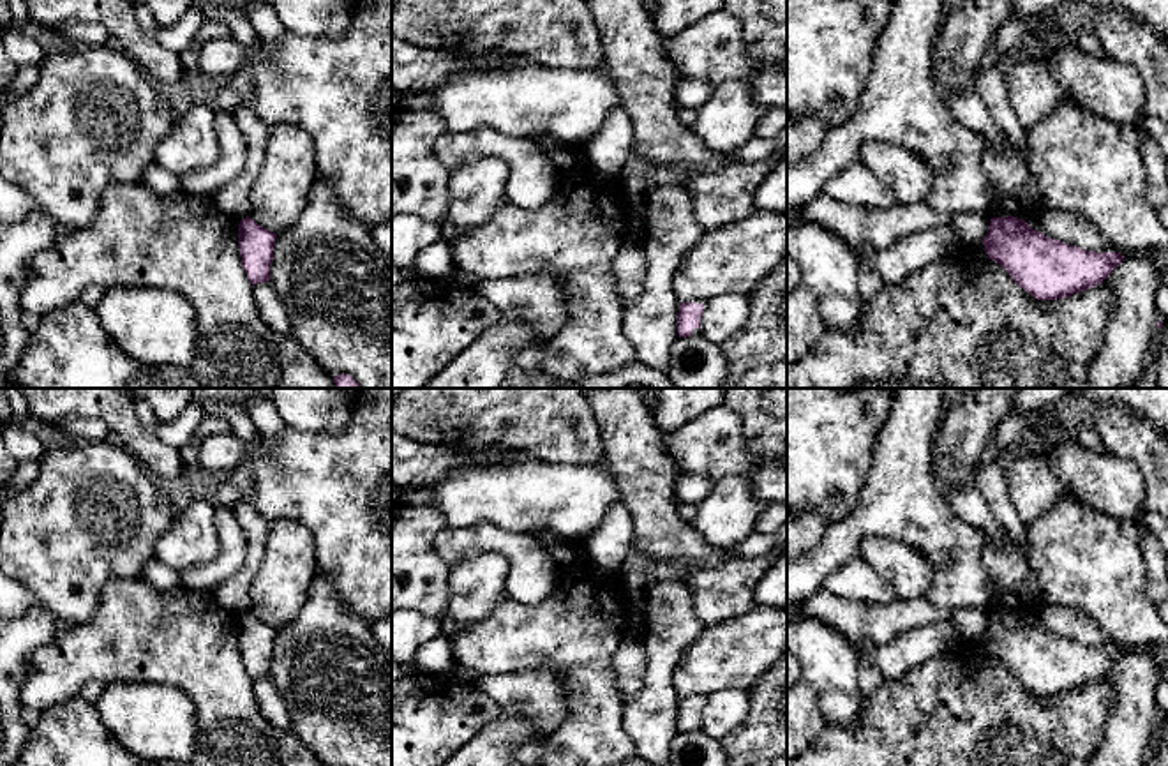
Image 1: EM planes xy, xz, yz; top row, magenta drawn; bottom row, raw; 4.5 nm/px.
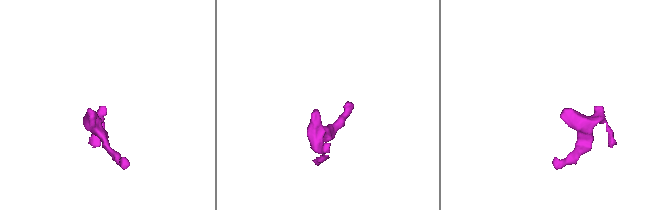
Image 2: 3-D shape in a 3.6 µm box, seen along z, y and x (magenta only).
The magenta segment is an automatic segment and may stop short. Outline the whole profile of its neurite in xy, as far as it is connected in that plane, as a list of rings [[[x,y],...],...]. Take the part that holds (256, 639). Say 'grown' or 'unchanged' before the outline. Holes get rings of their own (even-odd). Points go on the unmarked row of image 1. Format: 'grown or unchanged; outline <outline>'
unchanged; outline [[[249,611],[238,620],[242,662],[251,680],[270,676],[270,660],[277,630],[259,621]]]

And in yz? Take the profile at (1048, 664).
unchanged; outline [[[990,614],[985,648],[1037,695],[1066,694],[1101,680],[1124,657],[1119,648],[1083,646],[1048,634],[1025,616]]]

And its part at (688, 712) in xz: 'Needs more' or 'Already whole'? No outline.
Needs more

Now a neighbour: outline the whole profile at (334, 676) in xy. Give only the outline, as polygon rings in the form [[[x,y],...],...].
[[[319,570],[314,574],[309,598],[296,620],[275,634],[268,678],[288,708],[288,731],[325,766],[392,766],[392,651],[378,642],[369,621],[346,607]]]

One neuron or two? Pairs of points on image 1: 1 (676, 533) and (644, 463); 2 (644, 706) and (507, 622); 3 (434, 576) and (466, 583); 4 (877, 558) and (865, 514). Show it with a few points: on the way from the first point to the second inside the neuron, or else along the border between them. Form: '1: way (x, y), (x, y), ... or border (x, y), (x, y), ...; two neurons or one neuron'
1: way (658, 516), (651, 509), (646, 480); one neuron
2: border (623, 701), (623, 729), (632, 742); two neurons
3: border (450, 565), (449, 602), (441, 618); two neurons
4: border (909, 548), (884, 537), (867, 537), (858, 556); two neurons

